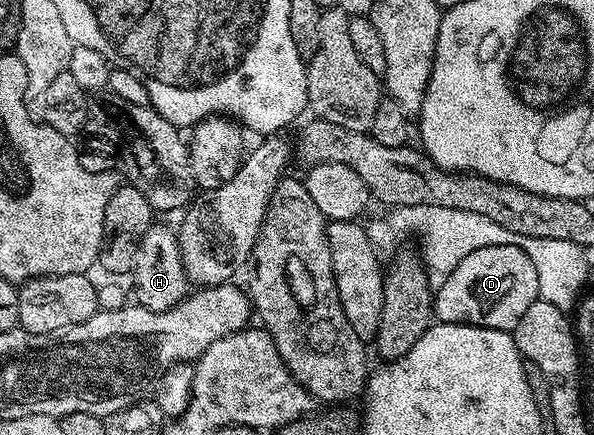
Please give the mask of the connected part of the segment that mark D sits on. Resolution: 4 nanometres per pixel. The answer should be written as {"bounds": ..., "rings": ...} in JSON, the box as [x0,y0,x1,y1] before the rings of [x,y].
{"bounds":[433,244,540,332],"rings":[[[497,244],[469,252],[469,256],[449,272],[449,280],[434,291],[433,314],[440,322],[514,332],[529,304],[537,301],[540,296],[533,260],[513,244]]]}

